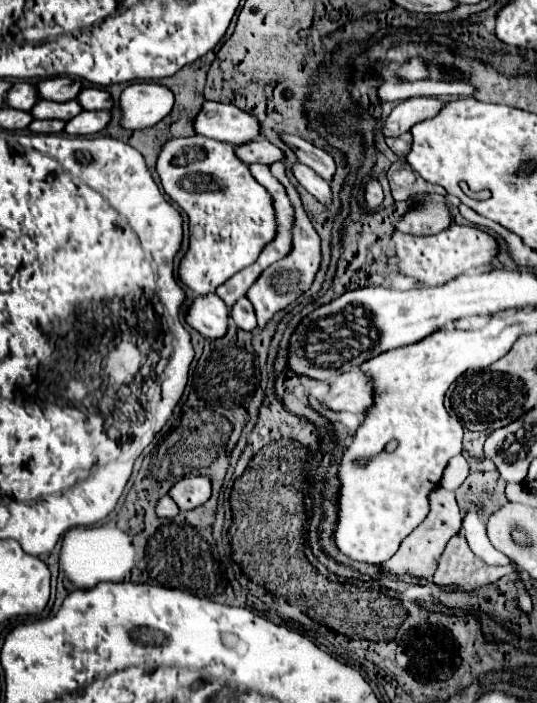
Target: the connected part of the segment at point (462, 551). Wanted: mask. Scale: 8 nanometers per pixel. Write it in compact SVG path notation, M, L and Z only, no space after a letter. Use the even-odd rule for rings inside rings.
M459 533L447 543L439 559L439 567L433 575L433 583L445 591L475 591L479 587L499 581L503 575L517 571L521 569L517 569L517 563L513 561L505 567L485 565L471 553L465 537Z

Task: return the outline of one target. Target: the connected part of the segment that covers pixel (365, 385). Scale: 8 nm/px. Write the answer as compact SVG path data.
M359 369L347 371L329 383L321 405L338 413L338 420L353 434L363 422L365 409L371 405L373 389Z

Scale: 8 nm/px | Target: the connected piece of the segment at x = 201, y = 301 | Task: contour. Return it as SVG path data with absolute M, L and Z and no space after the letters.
M209 293L193 299L193 303L187 309L185 321L203 337L217 339L223 337L227 331L227 317L229 307L221 299L217 299L215 293Z

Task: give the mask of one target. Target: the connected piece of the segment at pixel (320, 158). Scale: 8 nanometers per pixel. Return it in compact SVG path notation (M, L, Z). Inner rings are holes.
M279 135L281 137L281 141L287 145L287 147L291 147L293 151L295 151L295 155L297 155L297 159L301 161L301 163L305 163L307 167L311 167L311 169L315 169L323 179L331 179L333 177L333 173L335 173L335 163L333 163L333 159L323 151L323 149L317 149L315 145L311 145L309 141L305 141L305 139L301 139L301 137L295 137L295 135Z

